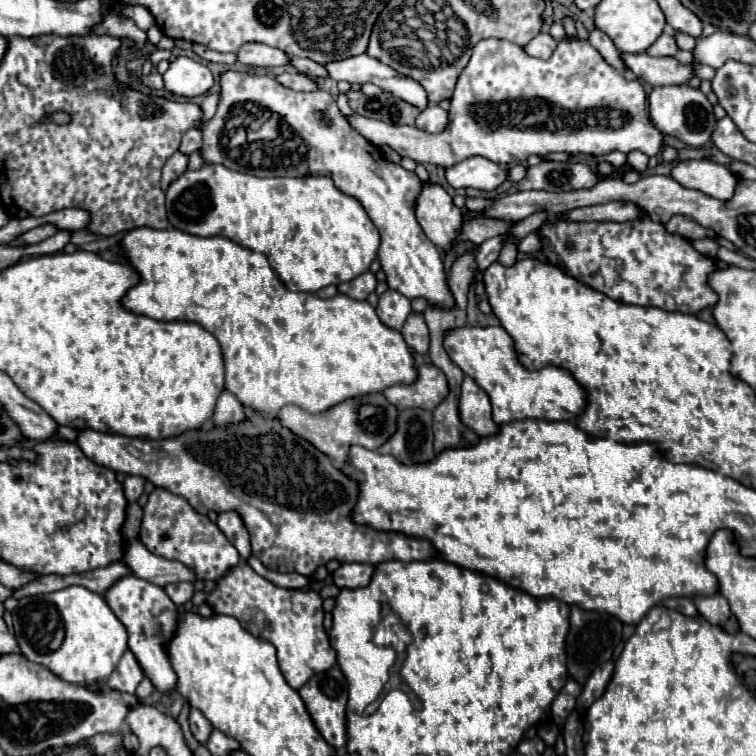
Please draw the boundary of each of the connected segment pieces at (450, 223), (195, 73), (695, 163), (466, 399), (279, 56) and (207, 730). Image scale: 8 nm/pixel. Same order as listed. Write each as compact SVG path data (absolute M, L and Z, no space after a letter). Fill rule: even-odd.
M423 184L423 192L417 200L417 220L429 240L439 250L449 252L455 246L455 234L459 234L463 216L439 184Z
M179 56L169 64L167 72L163 74L163 82L165 90L177 96L193 98L209 92L209 88L213 86L213 74L201 62L195 62L187 56Z
M677 160L671 168L671 178L685 188L701 190L719 200L731 198L737 186L735 174L711 160Z
M465 376L461 386L461 400L459 400L459 414L461 420L475 430L479 436L491 436L499 432L499 426L491 418L491 402L483 388L469 376Z
M245 44L239 52L237 52L237 60L243 66L285 66L289 64L289 54L285 54L279 48L271 48L267 44Z
M191 708L191 712L189 712L189 726L191 726L193 738L197 742L201 742L201 744L207 742L207 738L211 736L211 730L213 730L211 722L199 710L195 710L195 708Z

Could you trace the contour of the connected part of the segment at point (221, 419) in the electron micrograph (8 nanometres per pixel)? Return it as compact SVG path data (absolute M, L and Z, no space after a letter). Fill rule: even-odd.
M223 392L217 400L217 408L215 408L215 414L213 414L213 422L215 426L225 426L229 422L239 422L245 418L245 412L243 412L243 404L231 394L231 392Z

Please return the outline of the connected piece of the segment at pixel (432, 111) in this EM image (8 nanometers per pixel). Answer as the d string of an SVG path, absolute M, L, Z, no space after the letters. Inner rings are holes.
M427 106L419 116L417 116L417 122L415 126L419 130L425 130L429 134L439 134L445 130L447 126L447 112L439 106Z

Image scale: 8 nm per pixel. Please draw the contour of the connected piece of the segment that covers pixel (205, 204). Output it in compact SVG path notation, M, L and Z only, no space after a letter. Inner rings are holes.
M209 164L181 174L167 188L165 206L171 226L195 236L223 236L249 250L261 252L287 286L295 286L303 292L317 292L329 284L337 286L357 278L369 270L379 250L379 230L369 220L361 202L349 194L343 194L329 176L257 178L229 170L221 164Z

